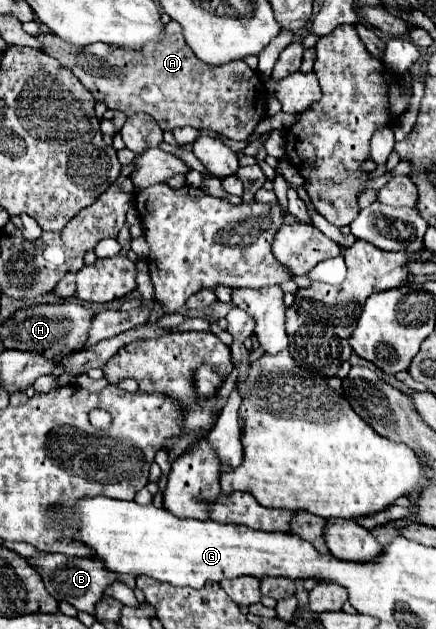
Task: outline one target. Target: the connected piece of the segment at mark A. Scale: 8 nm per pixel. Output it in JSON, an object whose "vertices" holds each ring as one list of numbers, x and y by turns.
{"vertices":[[170,21,162,37,154,45,146,45,142,53,110,49,110,45,102,43,74,47,52,33,40,33,36,39,42,43,44,53,72,69,80,83,94,93,96,101,104,101,110,109,122,111,124,115,148,113,162,131,190,125,194,129,212,129,228,139,246,141,266,117,266,101,254,99,254,83,260,81,258,73,244,61,232,61,220,67,202,63,186,45,176,21]]}

